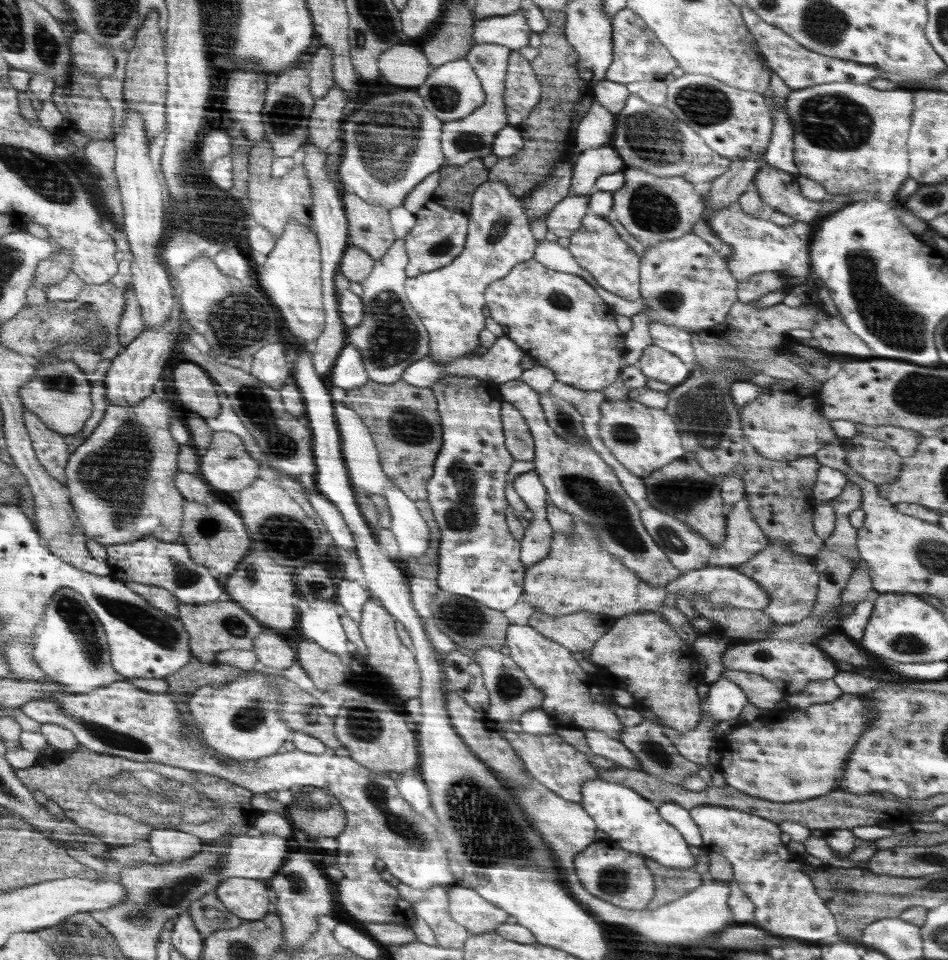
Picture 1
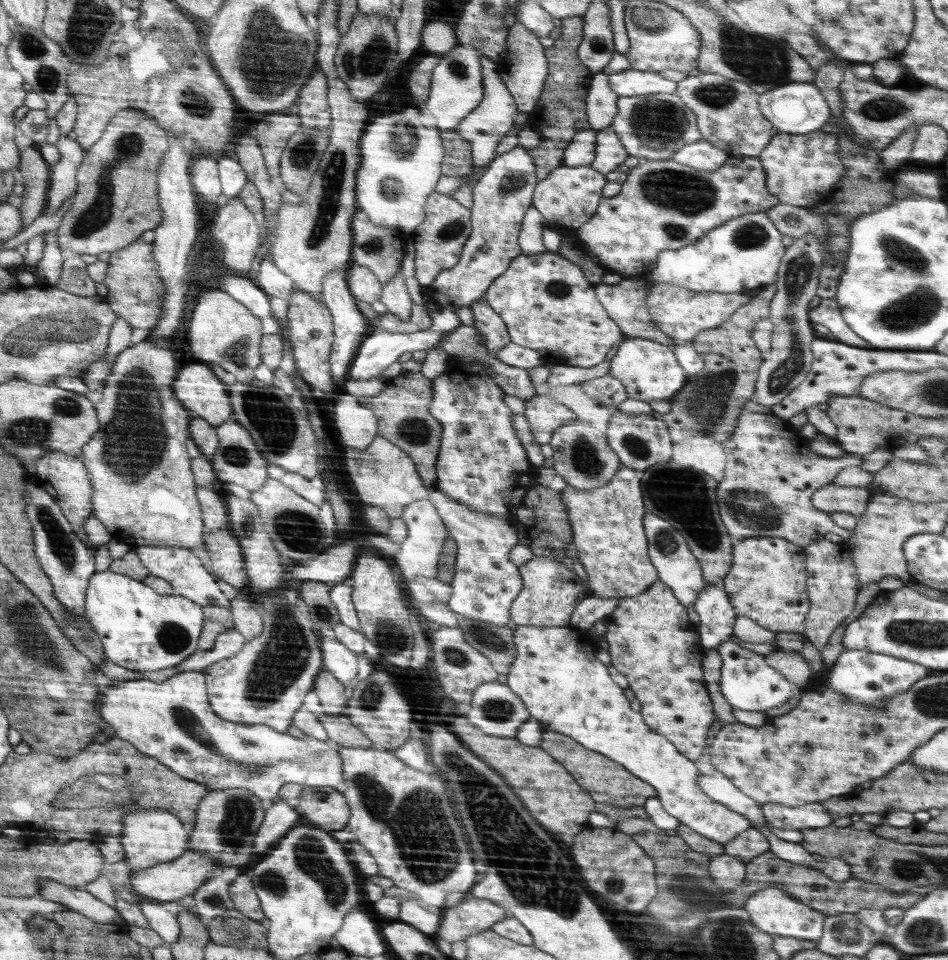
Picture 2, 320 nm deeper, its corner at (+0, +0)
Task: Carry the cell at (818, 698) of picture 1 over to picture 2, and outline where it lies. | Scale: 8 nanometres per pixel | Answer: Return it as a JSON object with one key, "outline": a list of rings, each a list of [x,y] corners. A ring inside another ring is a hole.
{"outline":[[[777,537],[744,538],[733,545],[733,563],[721,585],[727,592],[729,603],[738,615],[751,618],[772,632],[784,630],[804,636],[803,657],[810,663],[808,686],[815,686],[828,668],[820,651],[805,636],[805,618],[809,611],[805,548]]]}

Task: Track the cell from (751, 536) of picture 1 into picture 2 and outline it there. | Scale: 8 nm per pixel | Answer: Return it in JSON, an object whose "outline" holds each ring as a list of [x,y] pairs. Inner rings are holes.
{"outline":[[[742,413],[732,438],[723,443],[726,468],[723,479],[716,485],[719,515],[732,539],[740,541],[744,538],[777,537],[805,548],[832,533],[839,535],[842,542],[848,544],[852,531],[836,526],[827,512],[818,510],[812,504],[811,498],[817,488],[832,483],[840,470],[860,467],[861,455],[847,453],[841,458],[824,458],[810,450],[810,442],[810,439],[804,438],[788,421],[776,417],[773,413]]]}

